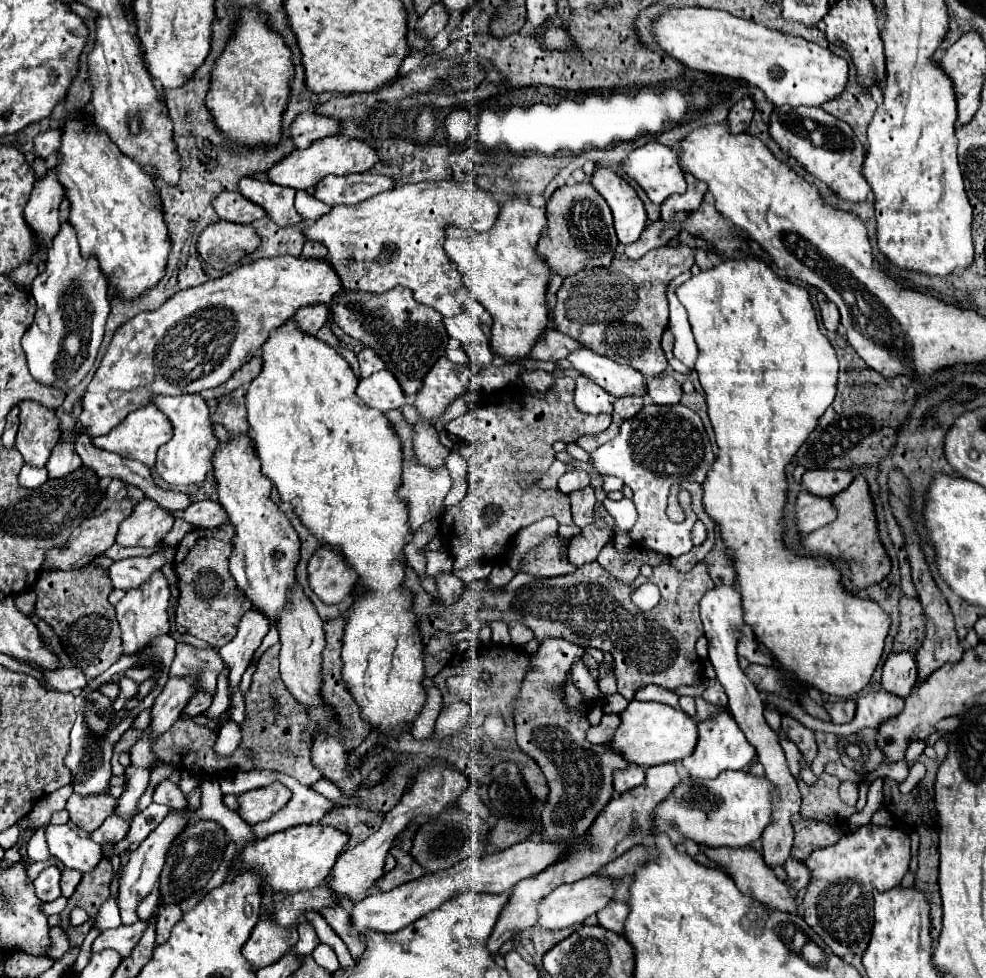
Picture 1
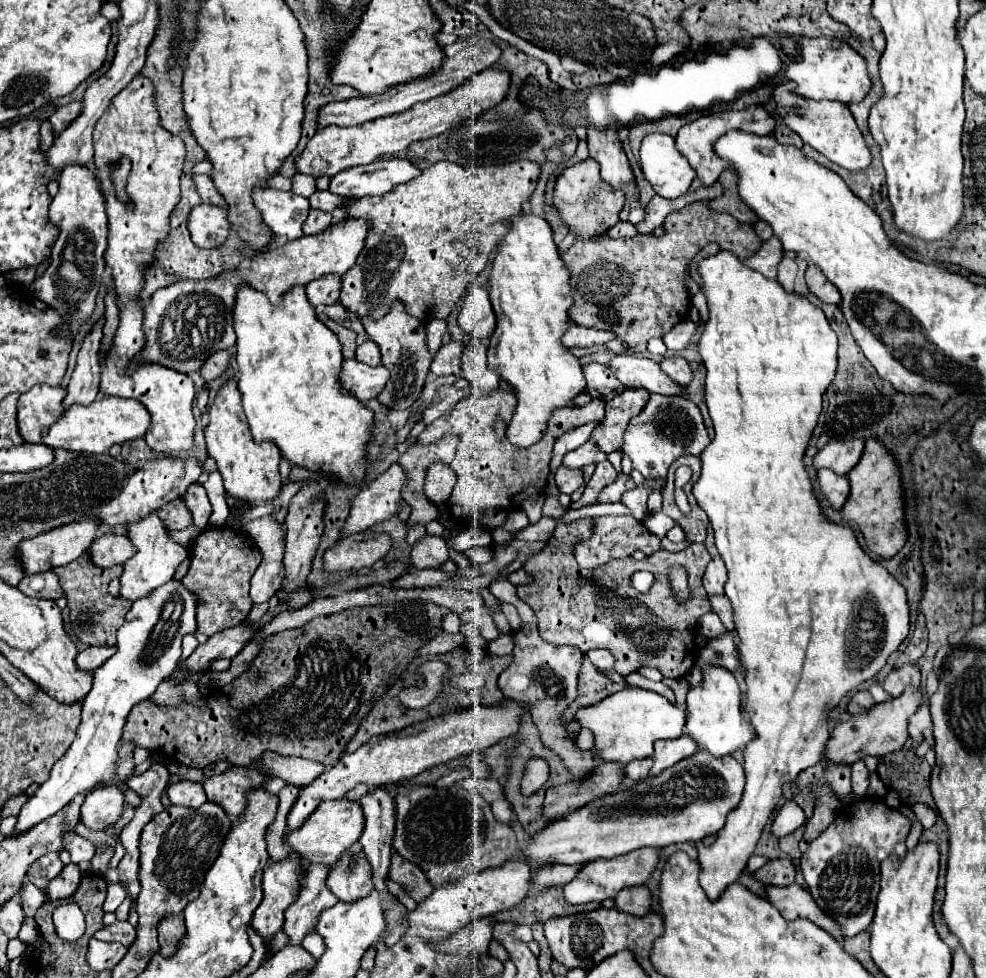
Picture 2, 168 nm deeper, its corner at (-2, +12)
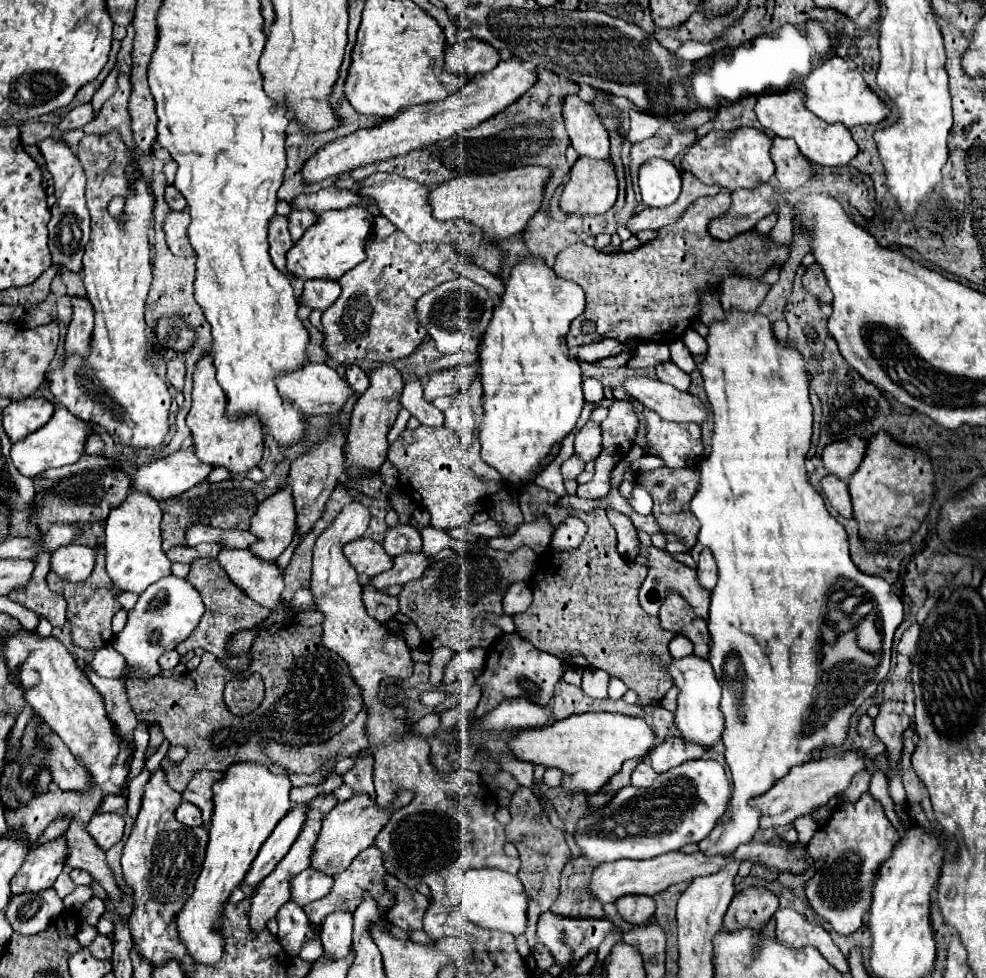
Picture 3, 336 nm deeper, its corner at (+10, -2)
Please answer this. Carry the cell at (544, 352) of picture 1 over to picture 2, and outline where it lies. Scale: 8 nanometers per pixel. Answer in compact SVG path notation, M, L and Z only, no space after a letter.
M572 321L568 323L568 327L562 335L562 343L566 347L594 347L594 345L602 345L610 339L614 339L612 333L596 331L596 329L590 329L590 327L580 327Z

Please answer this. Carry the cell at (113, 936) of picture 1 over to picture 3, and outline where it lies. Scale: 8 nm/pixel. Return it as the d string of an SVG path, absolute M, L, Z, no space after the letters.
M96 935L96 939L90 945L90 953L96 959L110 959L112 957L112 941L104 935Z

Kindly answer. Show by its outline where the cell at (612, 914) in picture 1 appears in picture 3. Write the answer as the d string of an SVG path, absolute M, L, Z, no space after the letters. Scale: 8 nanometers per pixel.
M628 895L624 899L618 899L616 905L618 905L622 919L632 925L646 923L654 915L654 909L656 909L654 899L644 897L644 895Z

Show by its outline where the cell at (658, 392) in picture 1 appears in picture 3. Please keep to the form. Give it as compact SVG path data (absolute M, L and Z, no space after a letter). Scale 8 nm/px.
M664 361L664 363L658 363L656 367L656 375L660 381L680 389L680 391L688 391L688 385L690 385L690 375L684 373L676 363L672 361Z

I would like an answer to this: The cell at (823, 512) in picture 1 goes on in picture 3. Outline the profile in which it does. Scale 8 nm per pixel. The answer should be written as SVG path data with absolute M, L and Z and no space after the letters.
M828 475L822 479L822 489L824 489L824 495L828 497L830 505L842 517L852 517L852 503L850 503L850 493L848 493L846 481L840 481L834 475Z

